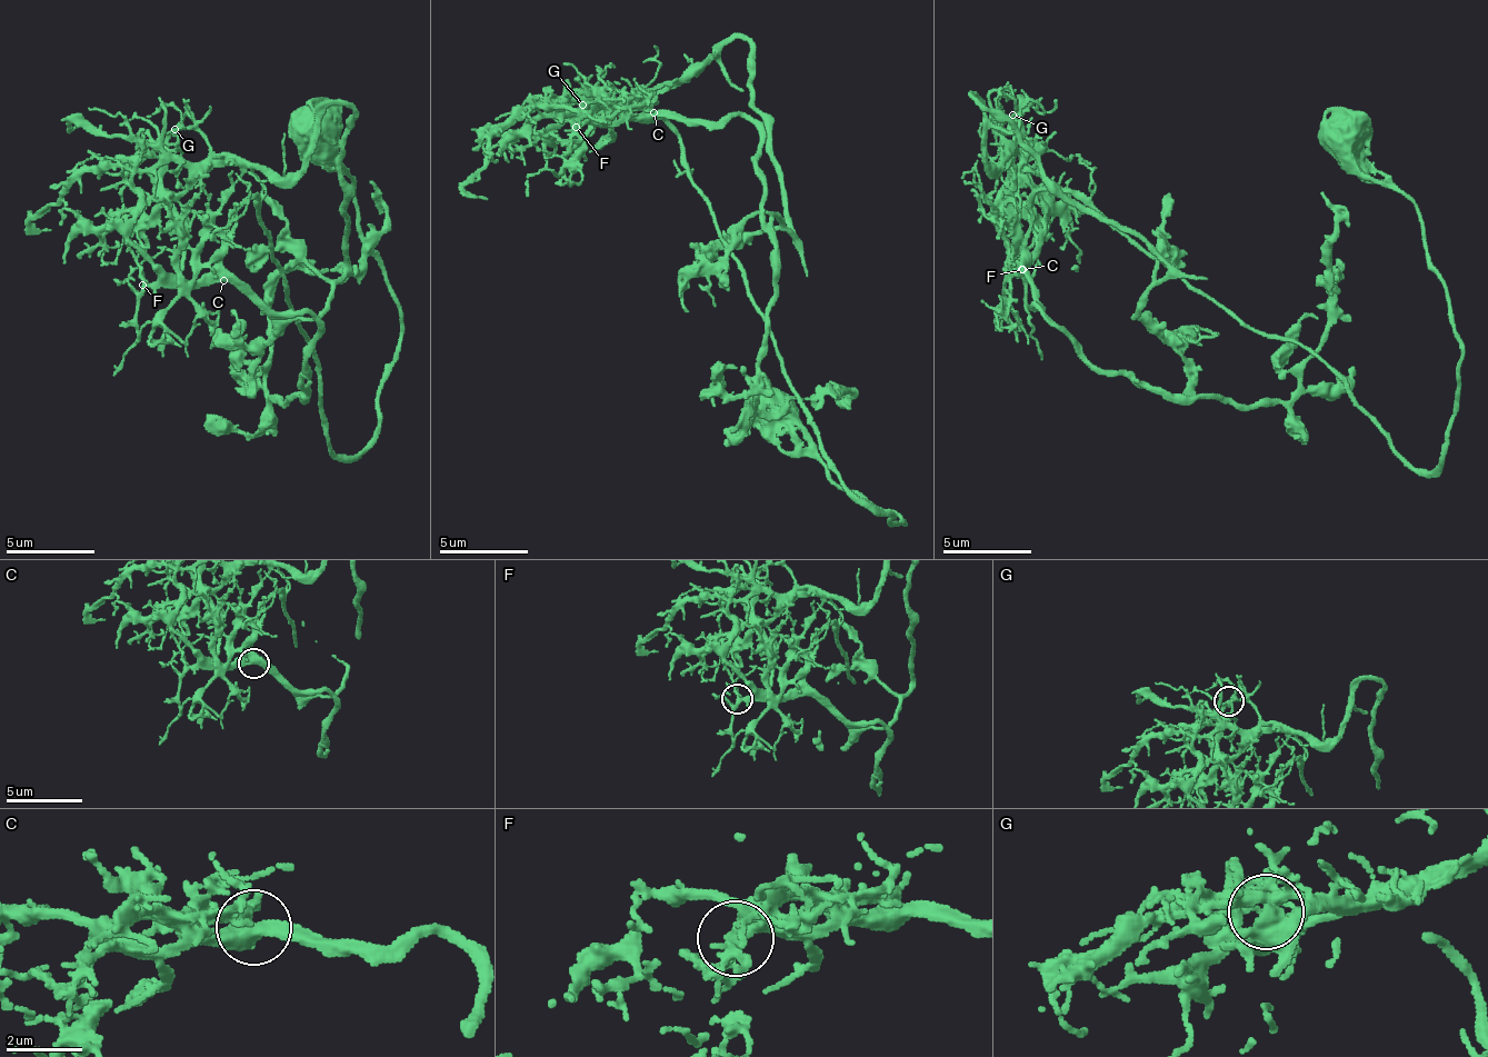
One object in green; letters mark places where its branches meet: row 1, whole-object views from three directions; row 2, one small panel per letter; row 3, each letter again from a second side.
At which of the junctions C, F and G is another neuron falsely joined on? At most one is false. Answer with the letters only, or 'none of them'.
G

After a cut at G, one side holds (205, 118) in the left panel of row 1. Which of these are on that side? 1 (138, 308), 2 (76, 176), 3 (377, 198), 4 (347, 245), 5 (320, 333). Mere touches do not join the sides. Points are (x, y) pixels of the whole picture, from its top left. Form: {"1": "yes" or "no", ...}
{"1": "yes", "2": "no", "3": "yes", "4": "no", "5": "yes"}

